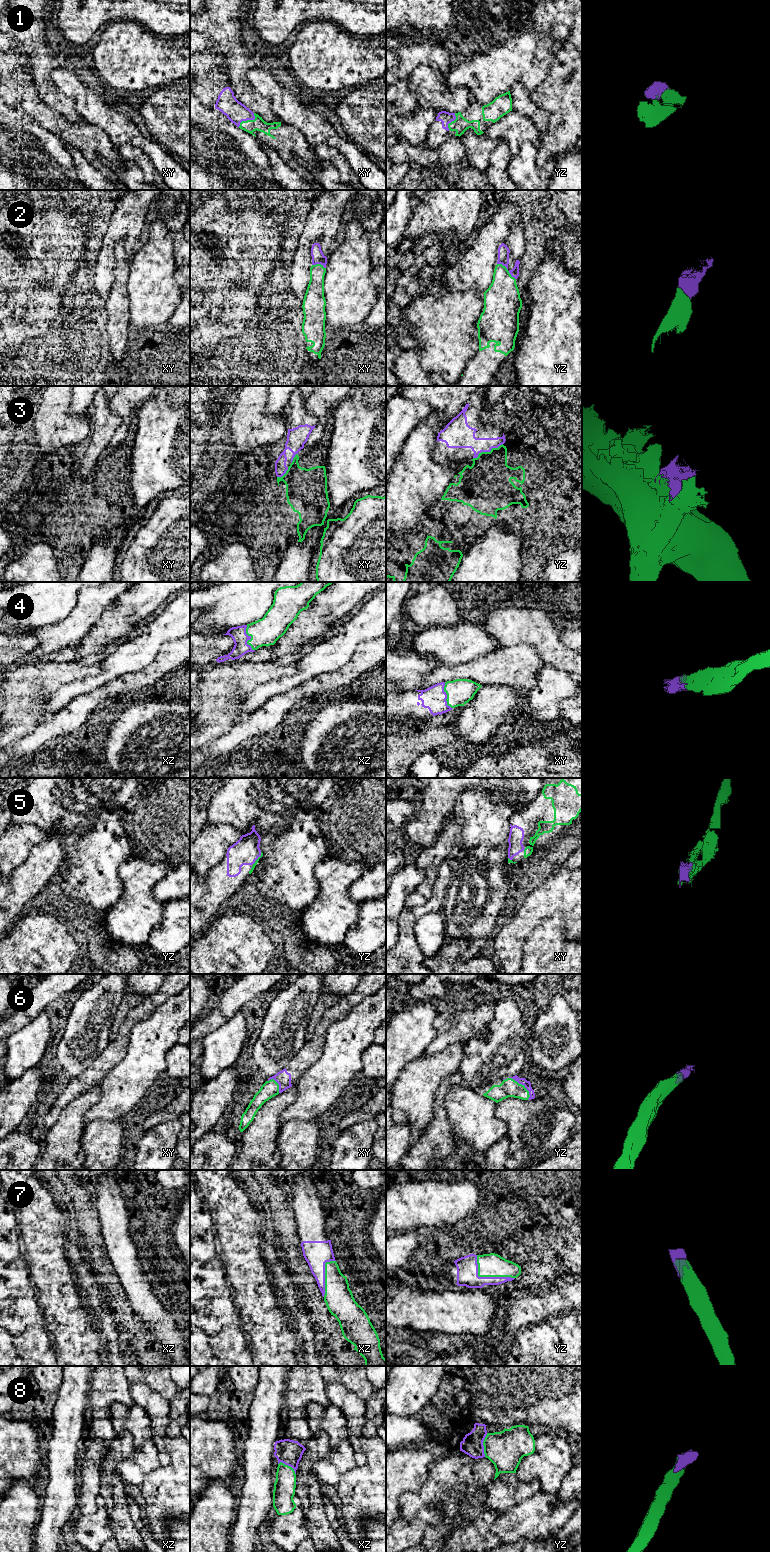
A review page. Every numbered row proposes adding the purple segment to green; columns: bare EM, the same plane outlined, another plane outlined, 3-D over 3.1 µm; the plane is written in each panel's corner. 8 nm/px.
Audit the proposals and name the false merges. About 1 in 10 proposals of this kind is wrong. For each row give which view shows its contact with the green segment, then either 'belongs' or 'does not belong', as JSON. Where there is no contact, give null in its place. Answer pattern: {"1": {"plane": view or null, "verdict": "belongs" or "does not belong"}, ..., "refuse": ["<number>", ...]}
{"1": {"plane": "xy", "verdict": "belongs"}, "2": {"plane": "yz", "verdict": "belongs"}, "3": {"plane": "yz", "verdict": "does not belong"}, "4": {"plane": "xz", "verdict": "belongs"}, "5": {"plane": "yz", "verdict": "belongs"}, "6": {"plane": "yz", "verdict": "belongs"}, "7": {"plane": "yz", "verdict": "belongs"}, "8": {"plane": "yz", "verdict": "belongs"}, "refuse": ["3"]}

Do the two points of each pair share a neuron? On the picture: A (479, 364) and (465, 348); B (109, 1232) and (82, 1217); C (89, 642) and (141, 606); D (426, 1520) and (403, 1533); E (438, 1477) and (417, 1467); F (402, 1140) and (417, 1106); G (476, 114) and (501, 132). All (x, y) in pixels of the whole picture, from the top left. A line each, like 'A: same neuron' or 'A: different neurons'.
A: different neurons
B: same neuron
C: same neuron
D: same neuron
E: different neurons
F: different neurons
G: different neurons

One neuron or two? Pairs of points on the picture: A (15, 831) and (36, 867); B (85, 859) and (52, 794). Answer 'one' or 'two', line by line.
A: two
B: two

